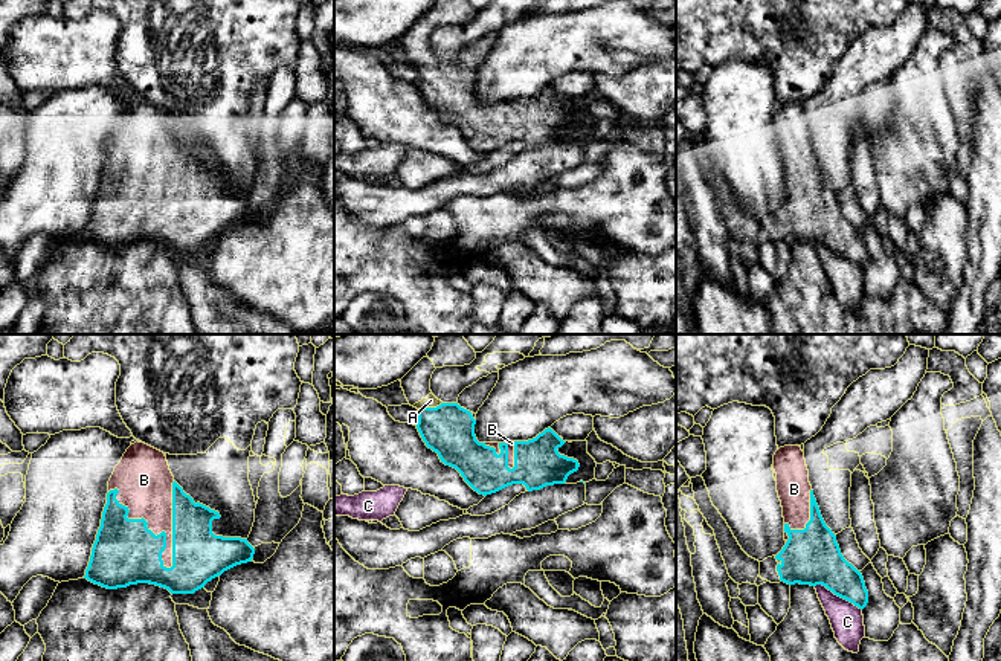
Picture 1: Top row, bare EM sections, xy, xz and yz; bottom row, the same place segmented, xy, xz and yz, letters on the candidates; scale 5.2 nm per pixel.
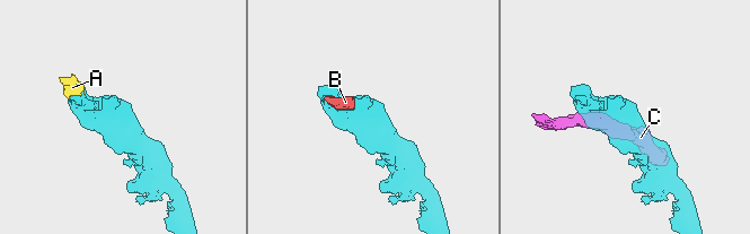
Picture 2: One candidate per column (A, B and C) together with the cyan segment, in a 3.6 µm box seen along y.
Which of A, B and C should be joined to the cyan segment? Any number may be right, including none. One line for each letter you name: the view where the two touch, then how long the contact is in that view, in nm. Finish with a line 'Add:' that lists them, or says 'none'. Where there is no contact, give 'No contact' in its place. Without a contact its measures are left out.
A: Touches cyan in xz. Shared border 130 nm
B: Touches cyan in xy. Shared border 550 nm
Add: A, B

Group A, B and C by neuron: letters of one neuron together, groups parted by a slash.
A B / C

